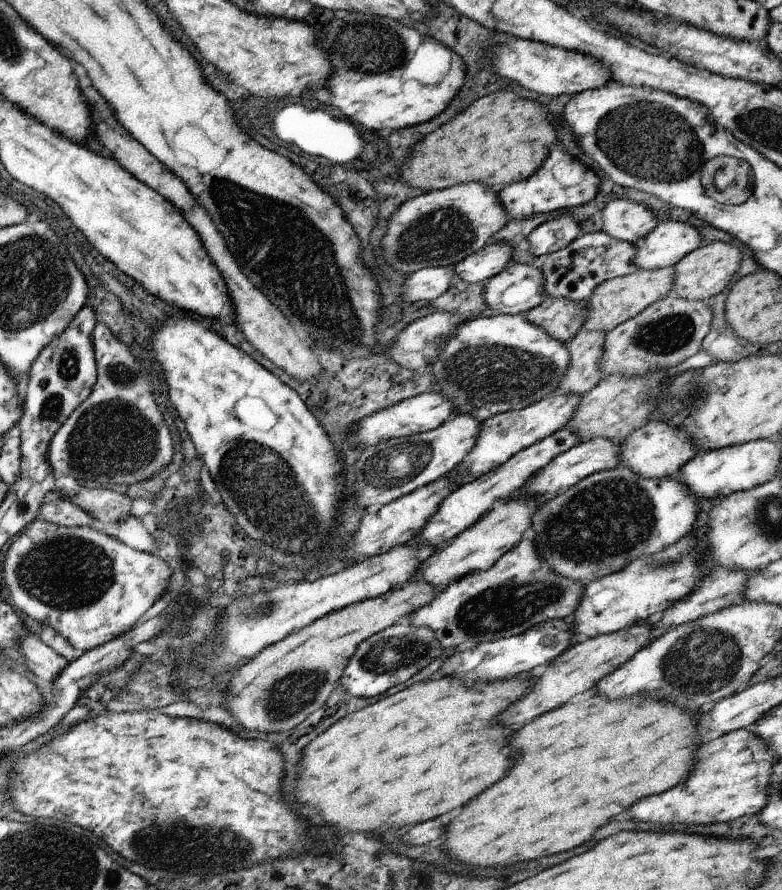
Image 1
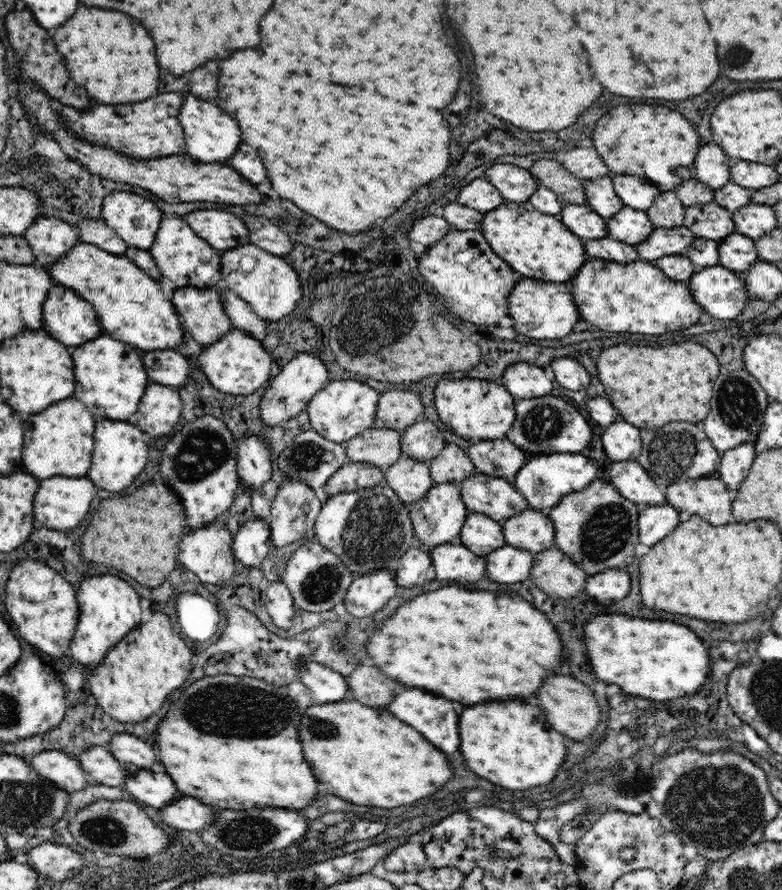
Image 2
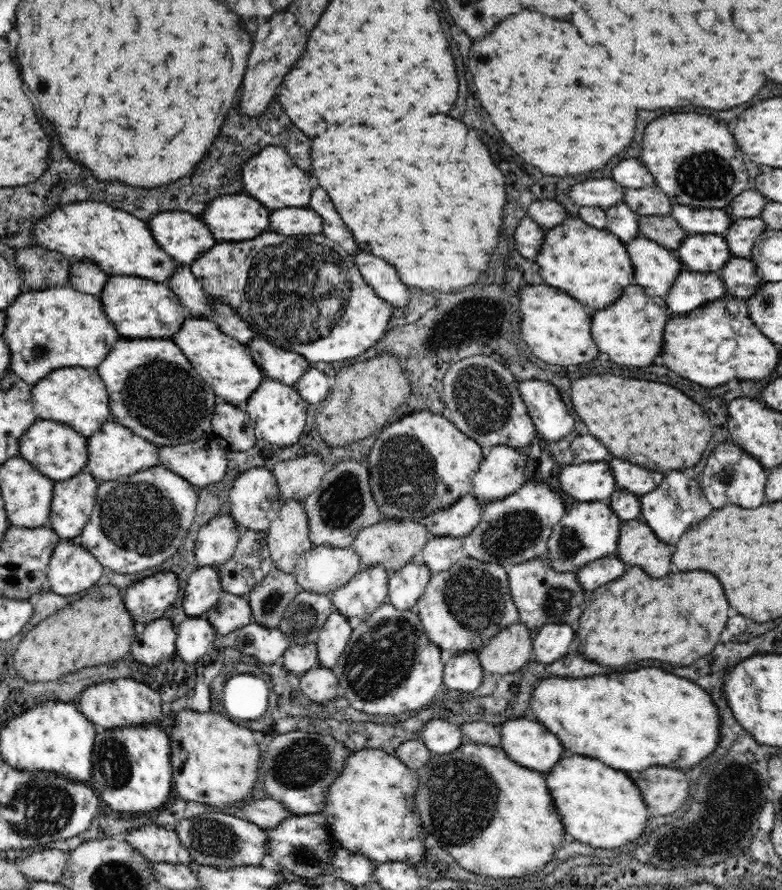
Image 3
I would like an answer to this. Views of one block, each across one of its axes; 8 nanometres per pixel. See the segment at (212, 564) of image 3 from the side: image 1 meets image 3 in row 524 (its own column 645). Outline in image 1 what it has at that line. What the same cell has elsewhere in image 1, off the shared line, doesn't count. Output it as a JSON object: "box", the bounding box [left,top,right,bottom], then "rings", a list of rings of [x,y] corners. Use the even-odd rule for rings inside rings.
{"box":[601,199,659,244],"rings":[[[627,199],[610,200],[601,209],[601,216],[601,231],[631,244],[647,236],[659,221],[647,205]]]}

